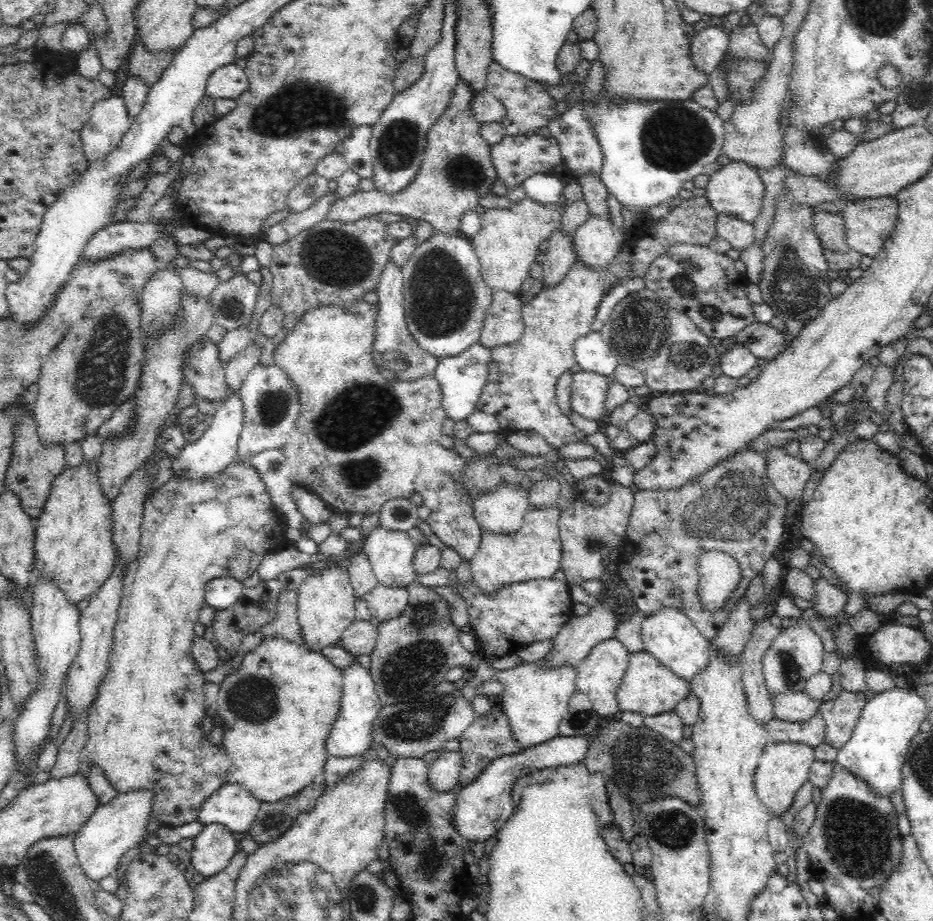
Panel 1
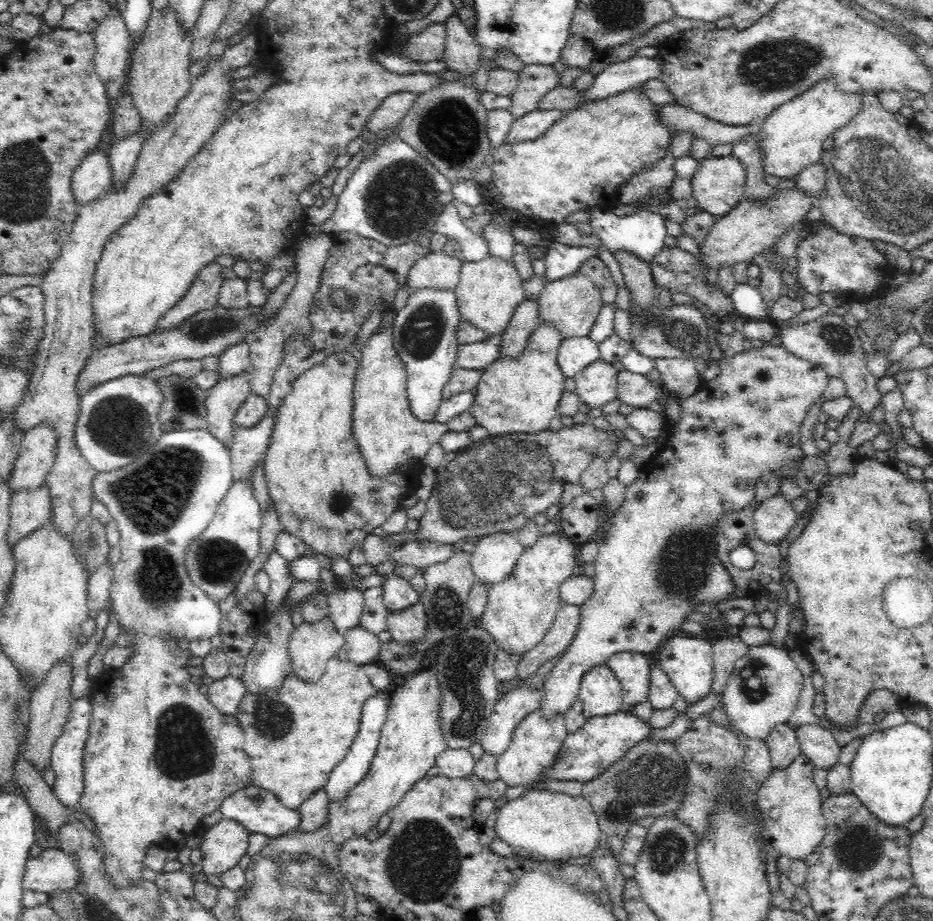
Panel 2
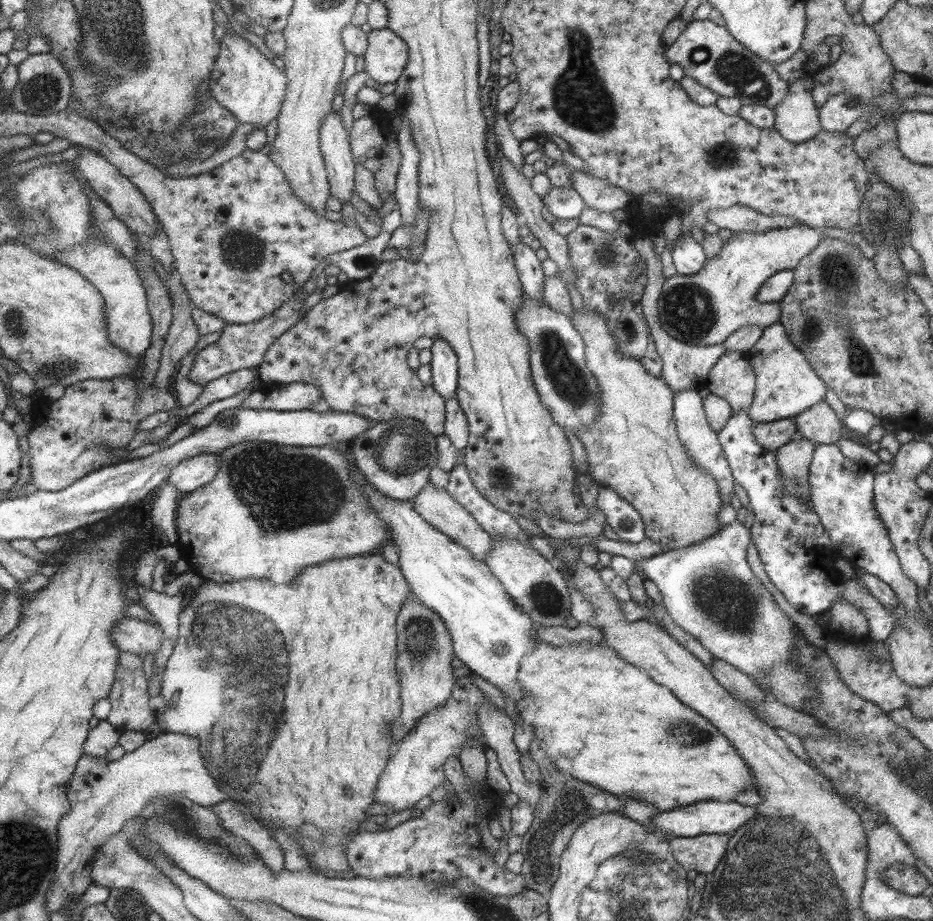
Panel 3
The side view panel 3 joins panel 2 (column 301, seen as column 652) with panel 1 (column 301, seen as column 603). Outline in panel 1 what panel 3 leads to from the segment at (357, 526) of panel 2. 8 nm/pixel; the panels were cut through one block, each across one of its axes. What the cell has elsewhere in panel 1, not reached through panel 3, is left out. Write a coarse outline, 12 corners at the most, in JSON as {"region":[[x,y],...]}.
{"region":[[321,305],[273,352],[290,482],[342,516],[420,494],[481,544],[432,374],[388,381],[377,307]]}

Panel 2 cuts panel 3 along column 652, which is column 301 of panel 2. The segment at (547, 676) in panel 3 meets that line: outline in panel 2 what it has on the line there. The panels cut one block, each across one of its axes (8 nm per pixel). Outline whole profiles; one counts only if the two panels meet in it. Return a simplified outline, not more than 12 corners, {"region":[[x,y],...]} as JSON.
{"region":[[334,656],[246,693],[253,785],[297,811],[352,746],[381,691]]}

